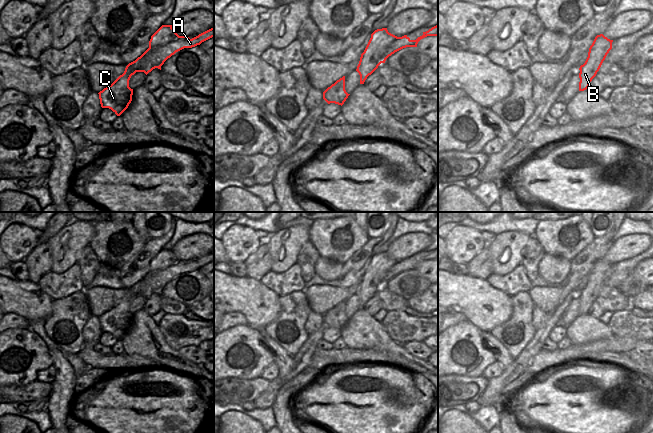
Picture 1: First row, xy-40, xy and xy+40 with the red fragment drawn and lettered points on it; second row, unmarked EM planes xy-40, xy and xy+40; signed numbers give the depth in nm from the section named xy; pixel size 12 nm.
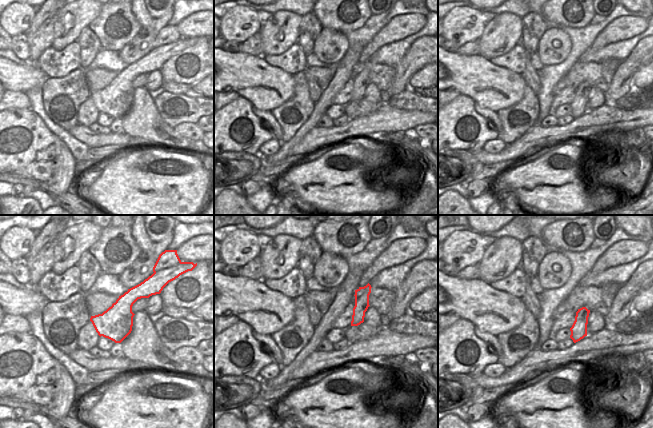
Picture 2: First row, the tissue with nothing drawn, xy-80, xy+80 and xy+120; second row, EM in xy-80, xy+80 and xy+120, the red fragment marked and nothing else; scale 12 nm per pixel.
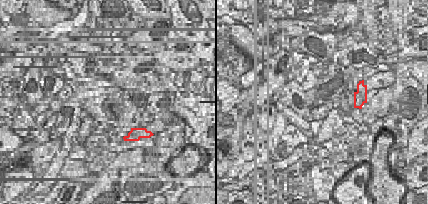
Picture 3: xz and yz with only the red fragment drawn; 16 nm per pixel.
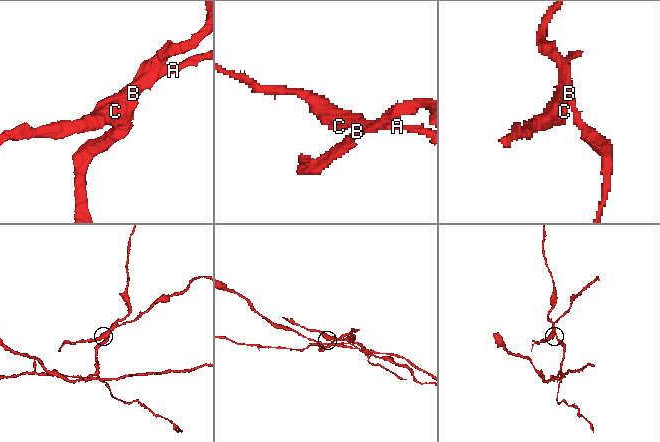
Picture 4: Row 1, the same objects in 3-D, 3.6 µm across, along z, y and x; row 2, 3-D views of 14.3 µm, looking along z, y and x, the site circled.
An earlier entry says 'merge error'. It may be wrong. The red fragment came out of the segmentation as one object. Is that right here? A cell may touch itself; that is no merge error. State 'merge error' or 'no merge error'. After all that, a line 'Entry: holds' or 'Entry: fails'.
merge error
Entry: holds

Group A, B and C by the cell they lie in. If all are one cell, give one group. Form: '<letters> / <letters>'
A C / B

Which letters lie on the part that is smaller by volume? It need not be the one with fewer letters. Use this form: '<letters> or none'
A, C

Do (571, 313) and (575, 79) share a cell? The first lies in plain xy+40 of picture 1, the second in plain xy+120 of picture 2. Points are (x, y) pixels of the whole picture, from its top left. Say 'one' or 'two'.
two

